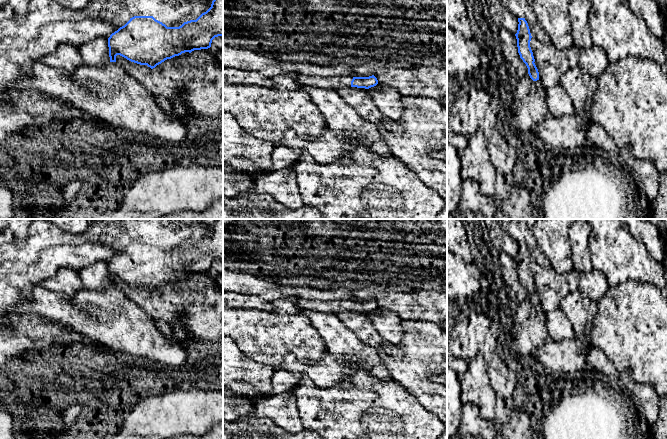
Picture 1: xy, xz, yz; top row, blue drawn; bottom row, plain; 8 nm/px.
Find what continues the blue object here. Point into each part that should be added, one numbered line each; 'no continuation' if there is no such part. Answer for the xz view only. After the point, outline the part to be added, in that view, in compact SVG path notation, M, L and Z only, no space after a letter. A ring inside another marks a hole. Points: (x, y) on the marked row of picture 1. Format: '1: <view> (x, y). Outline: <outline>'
1: xz (282, 82). Outline: M289 74L279 75L274 78L274 87L279 90L298 90L300 86L312 86L324 90L338 90L343 87L350 87L352 76L323 77L319 75L306 76L297 74L295 78Z

